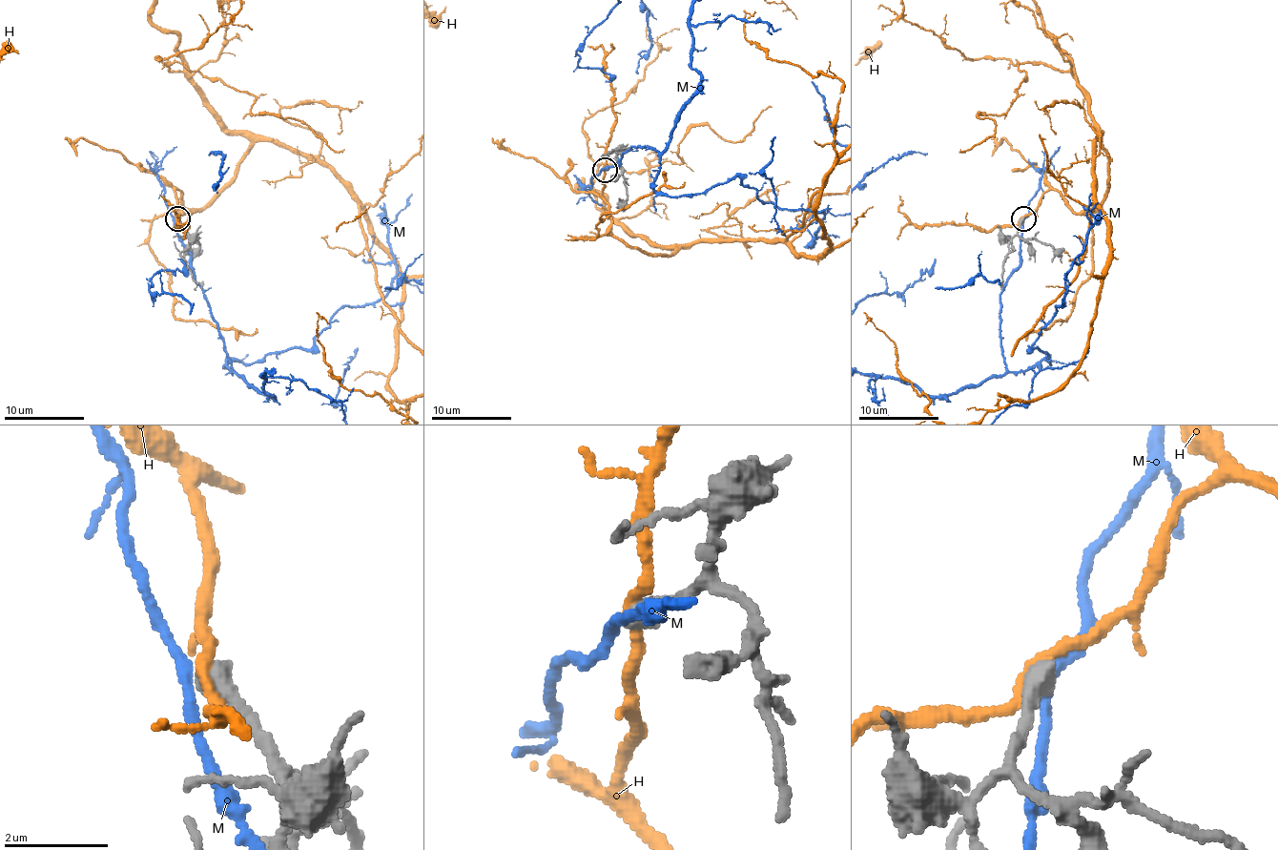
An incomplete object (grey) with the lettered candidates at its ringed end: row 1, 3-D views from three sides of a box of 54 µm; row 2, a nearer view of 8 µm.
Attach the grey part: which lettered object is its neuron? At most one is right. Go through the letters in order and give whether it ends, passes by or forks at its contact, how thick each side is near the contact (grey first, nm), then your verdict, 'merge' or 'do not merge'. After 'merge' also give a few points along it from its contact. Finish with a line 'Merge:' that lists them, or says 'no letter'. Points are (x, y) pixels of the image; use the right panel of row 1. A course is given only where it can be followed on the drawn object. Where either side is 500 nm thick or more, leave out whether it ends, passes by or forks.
H: it passes by; calibres 440 and 240 nm; do not merge
M: it passes by; calibres 440 and 190 nm; do not merge
Merge: no letter

